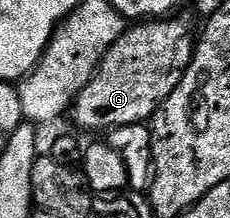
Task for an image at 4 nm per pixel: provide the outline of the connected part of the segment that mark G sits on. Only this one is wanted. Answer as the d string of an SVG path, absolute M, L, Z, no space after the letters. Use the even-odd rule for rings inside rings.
M159 17L128 26L122 37L103 54L91 83L76 99L73 116L77 126L87 131L106 132L134 123L147 123L154 116L183 80L195 53L197 39L194 34L191 36L190 25L175 18L179 17Z

